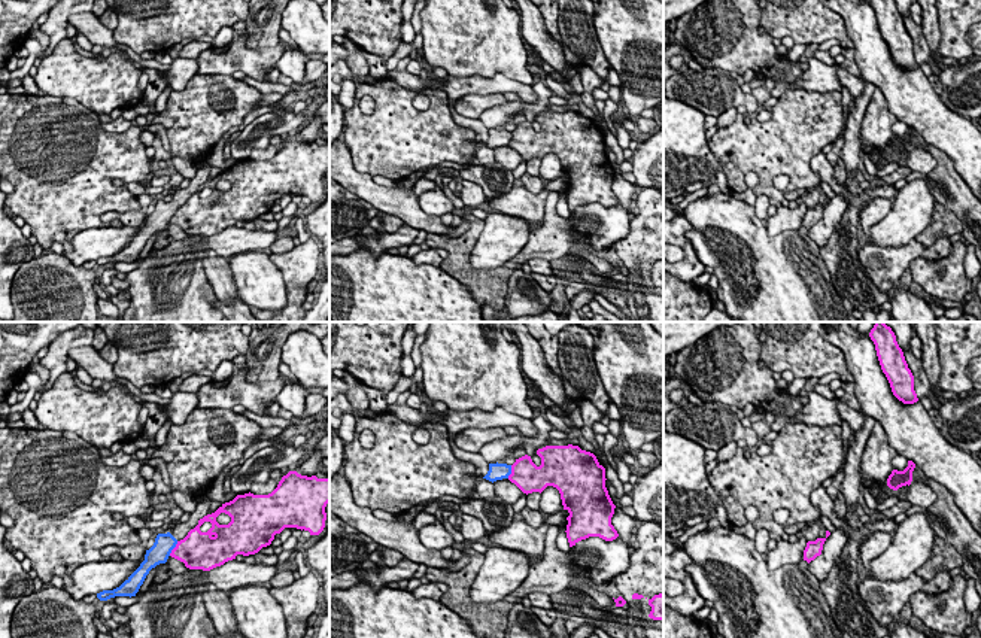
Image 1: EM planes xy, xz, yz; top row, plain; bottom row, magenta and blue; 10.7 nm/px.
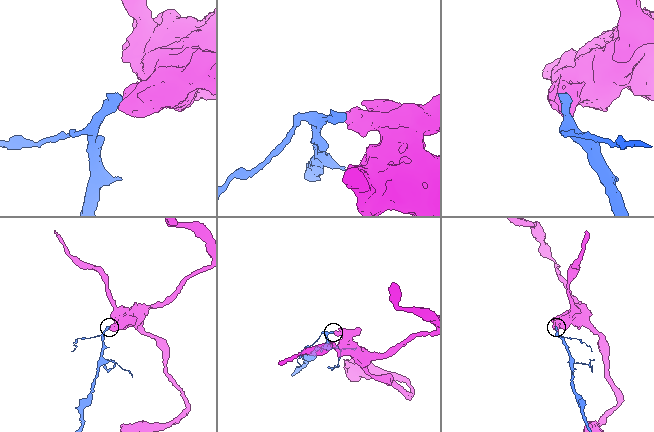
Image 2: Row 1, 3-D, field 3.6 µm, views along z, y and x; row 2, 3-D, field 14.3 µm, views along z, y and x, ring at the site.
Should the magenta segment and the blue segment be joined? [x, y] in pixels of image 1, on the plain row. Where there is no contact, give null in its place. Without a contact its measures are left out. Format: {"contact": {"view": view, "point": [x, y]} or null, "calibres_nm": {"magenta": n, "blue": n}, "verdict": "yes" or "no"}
{"contact": {"view": "xy", "point": [173, 215]}, "calibres_nm": {"magenta": 380, "blue": 220}, "verdict": "no"}

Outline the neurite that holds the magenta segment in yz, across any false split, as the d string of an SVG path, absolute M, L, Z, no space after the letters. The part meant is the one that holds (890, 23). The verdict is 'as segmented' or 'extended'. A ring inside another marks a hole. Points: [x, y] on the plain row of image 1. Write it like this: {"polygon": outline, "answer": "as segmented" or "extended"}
{"polygon": "M869 0L875 10L877 22L883 39L886 40L893 61L903 70L918 67L914 57L914 42L908 34L903 18L896 7L895 0Z", "answer": "as segmented"}

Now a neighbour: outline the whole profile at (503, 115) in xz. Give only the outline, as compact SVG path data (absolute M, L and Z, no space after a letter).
M535 80L532 88L537 94L535 103L526 103L523 100L508 101L505 104L486 109L479 119L488 130L502 127L507 131L513 131L516 128L514 116L519 113L522 113L525 119L532 124L537 121L538 115L550 112L549 98L555 95L553 91L546 86L544 80Z

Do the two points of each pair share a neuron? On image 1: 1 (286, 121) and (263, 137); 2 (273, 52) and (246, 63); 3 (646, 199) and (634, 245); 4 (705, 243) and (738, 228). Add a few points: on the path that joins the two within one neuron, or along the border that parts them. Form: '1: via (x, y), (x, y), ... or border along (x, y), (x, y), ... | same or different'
1: via (281, 124), (276, 124), (269, 131) | same
2: via (267, 57), (252, 61) | same
3: via (646, 210), (641, 233) | same
4: via (713, 237), (731, 236) | same

